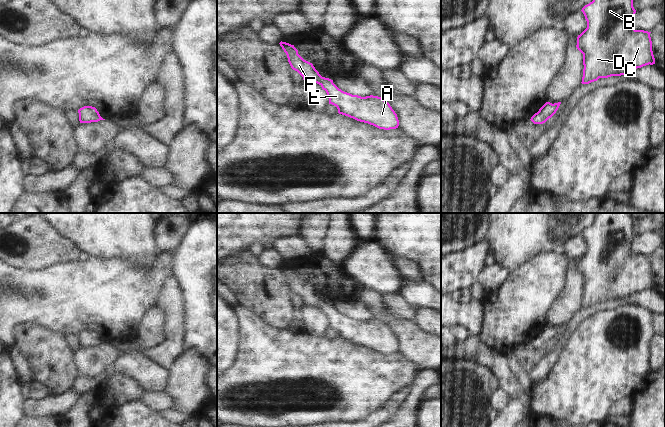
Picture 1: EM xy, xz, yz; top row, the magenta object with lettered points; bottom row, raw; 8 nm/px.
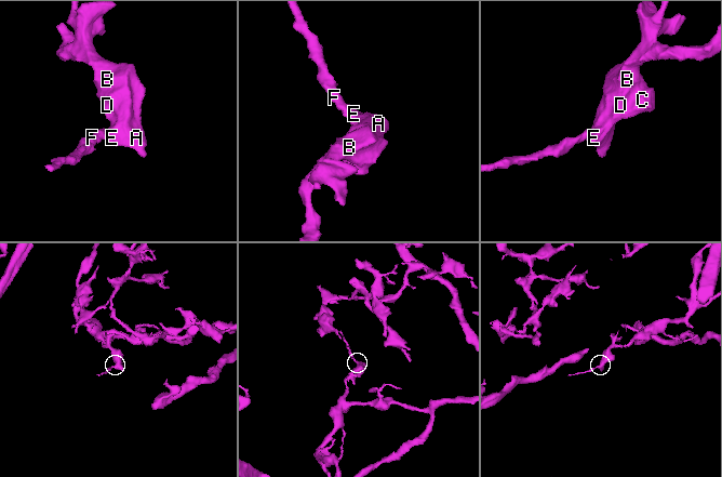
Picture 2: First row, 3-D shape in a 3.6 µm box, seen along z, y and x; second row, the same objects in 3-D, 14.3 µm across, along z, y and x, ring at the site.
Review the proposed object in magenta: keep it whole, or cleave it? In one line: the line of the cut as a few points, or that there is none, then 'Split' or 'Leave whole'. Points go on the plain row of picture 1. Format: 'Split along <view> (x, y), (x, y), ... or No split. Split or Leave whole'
No split. Leave whole.

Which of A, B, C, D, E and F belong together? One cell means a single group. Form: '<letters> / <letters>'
A B C D E F

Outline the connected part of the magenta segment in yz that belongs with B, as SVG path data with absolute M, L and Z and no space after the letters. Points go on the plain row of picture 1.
M598 213L593 225L581 235L587 245L587 252L578 259L576 269L583 278L582 308L589 308L599 302L625 299L637 292L655 288L651 256L632 251L636 234L628 213Z

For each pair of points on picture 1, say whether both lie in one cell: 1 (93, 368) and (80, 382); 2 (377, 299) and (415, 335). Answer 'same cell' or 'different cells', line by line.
1: different cells
2: same cell

